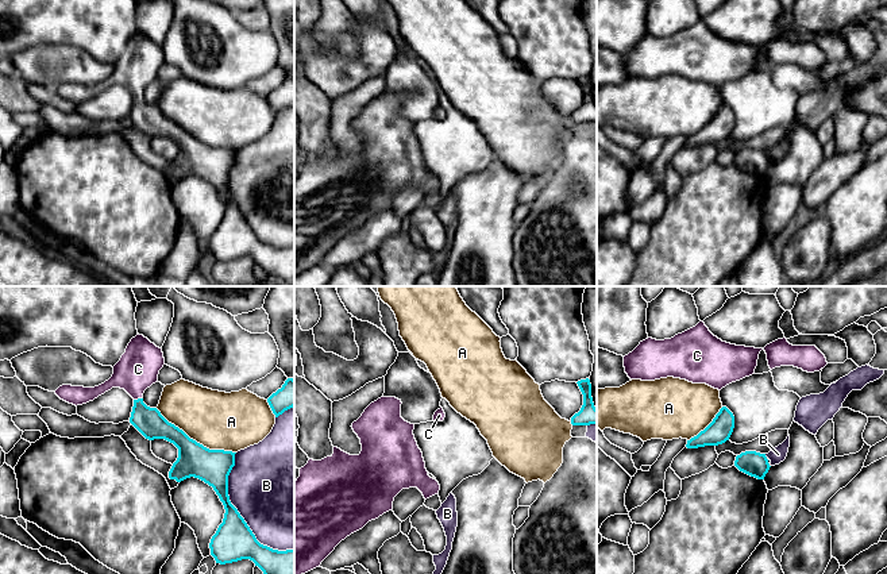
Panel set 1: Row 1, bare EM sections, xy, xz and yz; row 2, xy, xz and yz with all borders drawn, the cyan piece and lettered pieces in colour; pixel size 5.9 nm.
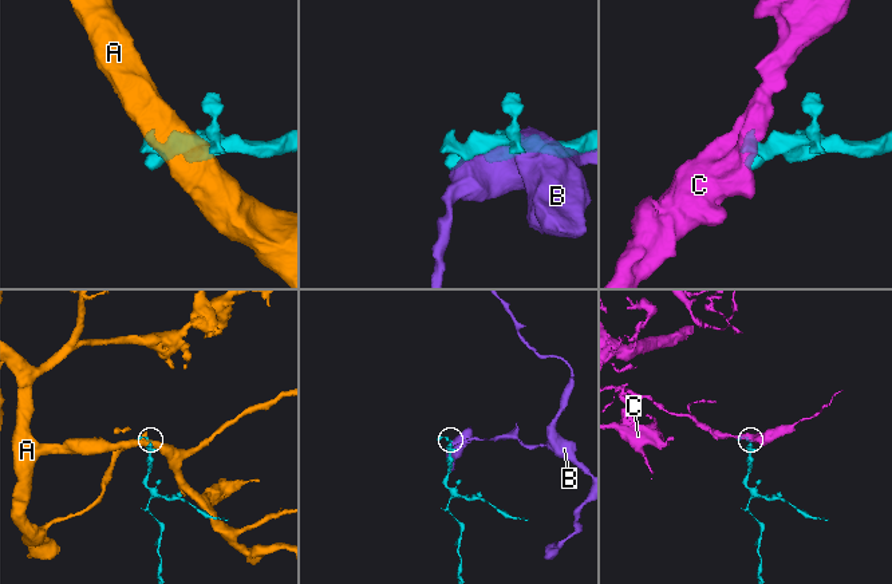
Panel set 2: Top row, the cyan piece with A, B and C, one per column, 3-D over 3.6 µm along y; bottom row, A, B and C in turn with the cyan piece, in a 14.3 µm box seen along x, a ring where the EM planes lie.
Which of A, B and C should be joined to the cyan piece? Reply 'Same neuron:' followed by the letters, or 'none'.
Same neuron: C

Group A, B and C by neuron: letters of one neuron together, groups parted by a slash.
A / B / C

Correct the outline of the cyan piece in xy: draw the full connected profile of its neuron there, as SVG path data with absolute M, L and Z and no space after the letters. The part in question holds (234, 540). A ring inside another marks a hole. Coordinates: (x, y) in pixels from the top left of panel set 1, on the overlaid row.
M138 334L113 366L108 381L95 388L62 385L55 394L77 407L93 401L112 388L124 389L134 398L130 423L146 439L165 439L178 448L178 458L169 471L169 478L177 482L198 478L212 486L223 502L224 519L209 543L216 563L250 559L263 574L294 574L294 550L278 551L261 544L230 501L228 475L235 466L236 452L204 447L169 423L157 408L143 402L144 390L158 381L163 365L162 348Z

